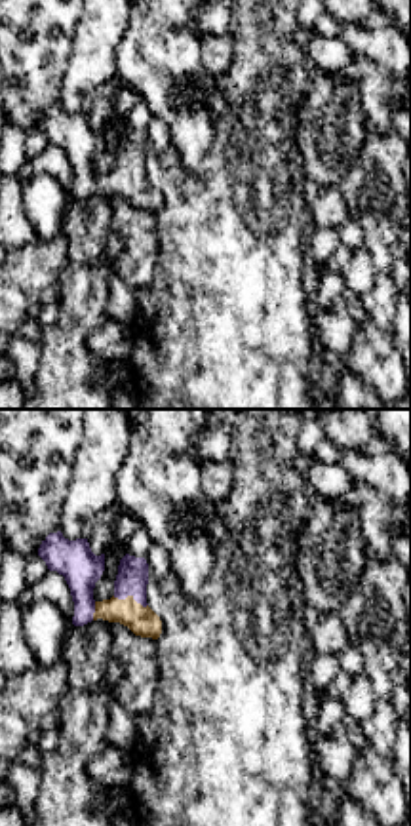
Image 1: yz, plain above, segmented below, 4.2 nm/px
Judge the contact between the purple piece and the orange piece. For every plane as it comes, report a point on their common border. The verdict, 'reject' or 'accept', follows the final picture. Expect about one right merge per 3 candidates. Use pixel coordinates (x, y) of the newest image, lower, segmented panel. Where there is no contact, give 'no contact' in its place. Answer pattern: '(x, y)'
(130, 594)

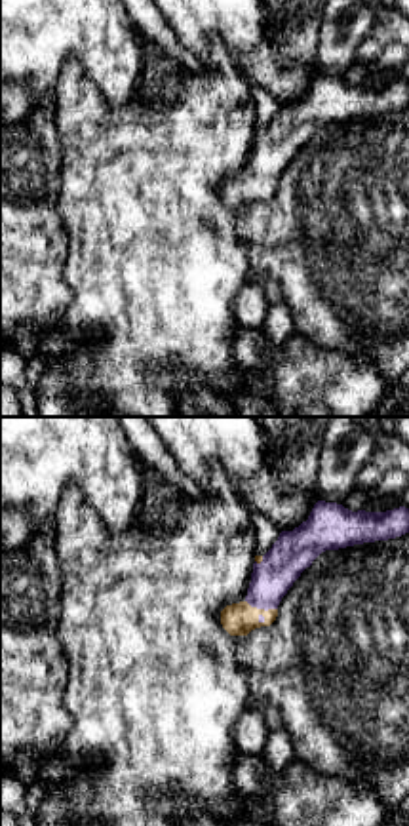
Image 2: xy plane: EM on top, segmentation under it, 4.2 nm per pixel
(261, 608)

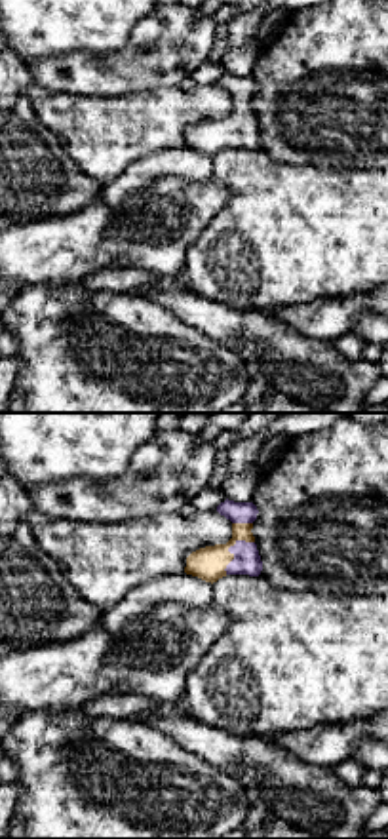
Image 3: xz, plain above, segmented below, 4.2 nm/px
(229, 548)

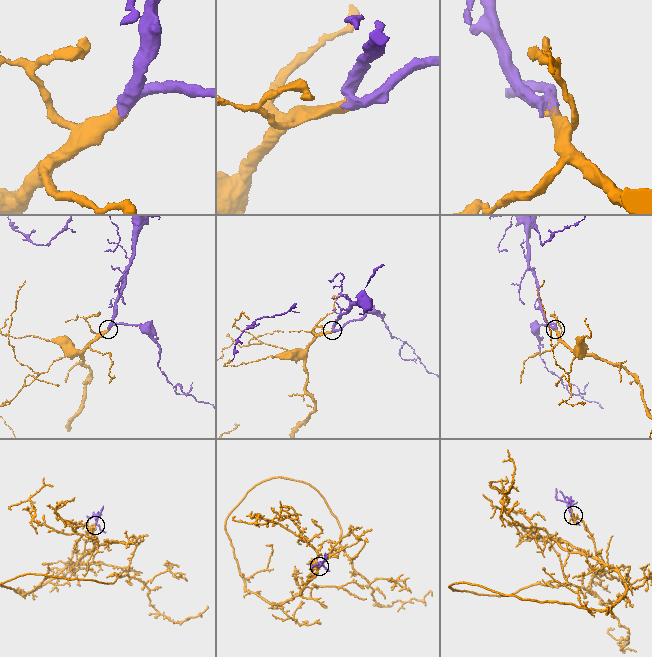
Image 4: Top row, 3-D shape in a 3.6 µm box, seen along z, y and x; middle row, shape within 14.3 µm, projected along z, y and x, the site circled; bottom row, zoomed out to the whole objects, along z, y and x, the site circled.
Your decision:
accept

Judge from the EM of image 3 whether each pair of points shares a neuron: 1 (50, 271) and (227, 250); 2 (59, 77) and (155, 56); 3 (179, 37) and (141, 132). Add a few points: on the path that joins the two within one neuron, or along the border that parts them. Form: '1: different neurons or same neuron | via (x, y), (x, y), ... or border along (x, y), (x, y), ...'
1: different neurons | border along (212, 217), (189, 248), (181, 273)
2: same neuron | via (82, 75), (116, 75), (132, 69)
3: different neurons | border along (177, 84), (115, 97)

